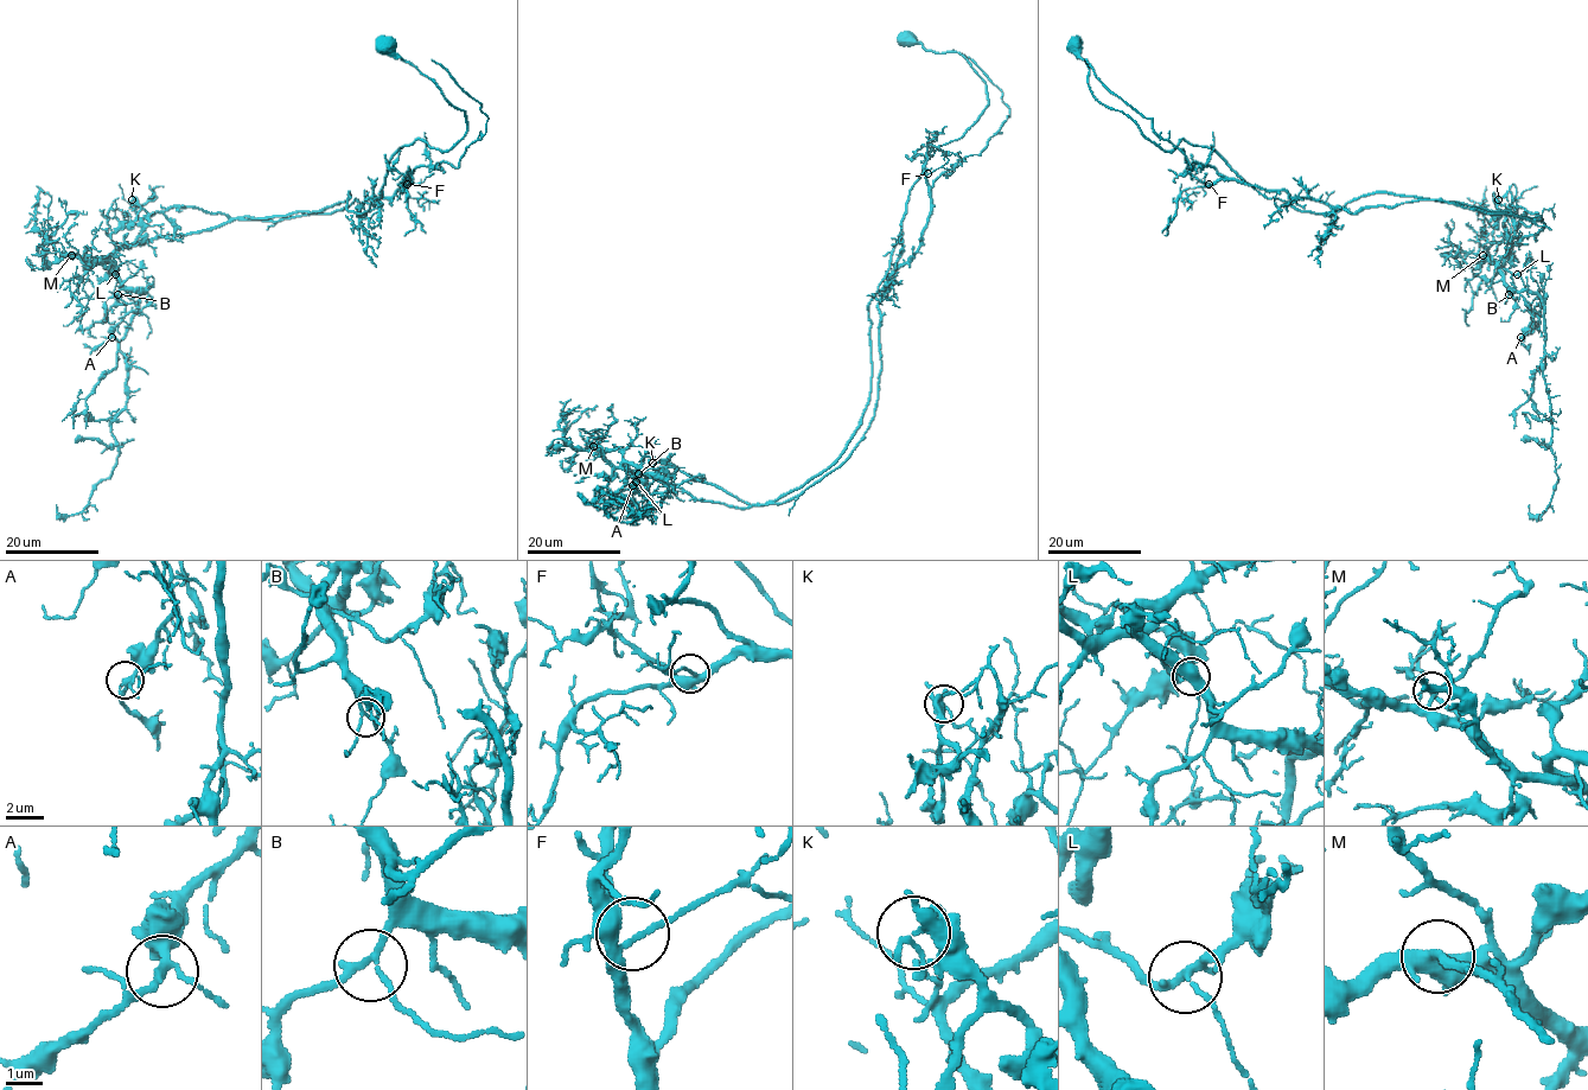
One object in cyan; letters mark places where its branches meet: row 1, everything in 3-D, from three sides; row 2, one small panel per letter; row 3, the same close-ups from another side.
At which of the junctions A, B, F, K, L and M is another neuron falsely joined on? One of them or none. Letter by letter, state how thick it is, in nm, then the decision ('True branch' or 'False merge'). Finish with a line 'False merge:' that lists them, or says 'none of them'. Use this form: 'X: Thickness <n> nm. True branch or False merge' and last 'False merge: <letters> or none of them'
A: Thickness 200 nm. True branch
B: Thickness 170 nm. True branch
F: Thickness 200 nm. True branch
K: Thickness 240 nm. False merge
L: Thickness 180 nm. True branch
M: Thickness 170 nm. True branch
False merge: K

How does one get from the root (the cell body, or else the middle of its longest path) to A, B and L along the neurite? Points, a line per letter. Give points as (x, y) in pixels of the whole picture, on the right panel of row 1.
A: (1073, 45), (1152, 141), (1210, 147), (1301, 210), (1395, 193), (1539, 218), (1498, 263), (1520, 337)
B: (1073, 45), (1094, 96), (1152, 141), (1210, 147), (1301, 210), (1395, 193), (1539, 218), (1498, 263), (1509, 294)
L: (1073, 45), (1094, 96), (1152, 141), (1210, 147), (1301, 210), (1395, 193), (1539, 218), (1498, 263), (1517, 274)

